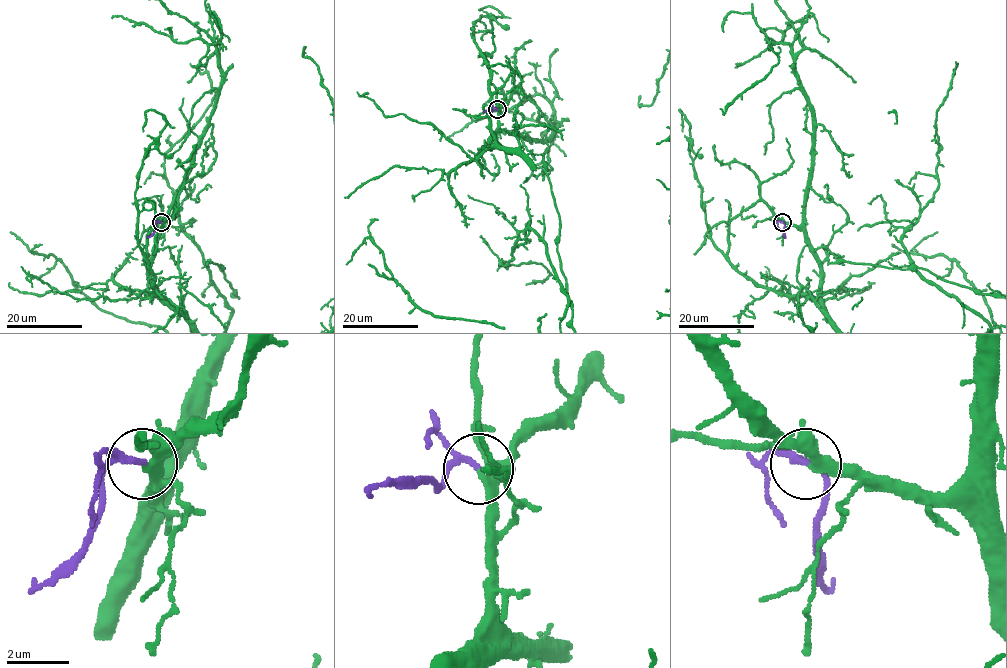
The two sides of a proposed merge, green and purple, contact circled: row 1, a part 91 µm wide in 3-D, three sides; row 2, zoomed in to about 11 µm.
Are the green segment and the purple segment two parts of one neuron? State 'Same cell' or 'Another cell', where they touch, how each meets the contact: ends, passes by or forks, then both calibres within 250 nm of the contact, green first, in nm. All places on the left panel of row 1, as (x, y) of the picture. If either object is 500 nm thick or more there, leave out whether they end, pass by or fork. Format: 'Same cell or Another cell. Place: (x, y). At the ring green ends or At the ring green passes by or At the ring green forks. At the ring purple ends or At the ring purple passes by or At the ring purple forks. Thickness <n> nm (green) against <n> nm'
Same cell. Place: (161, 222). At the ring green passes by. At the ring purple passes by. Thickness 320 nm (green) against 150 nm

